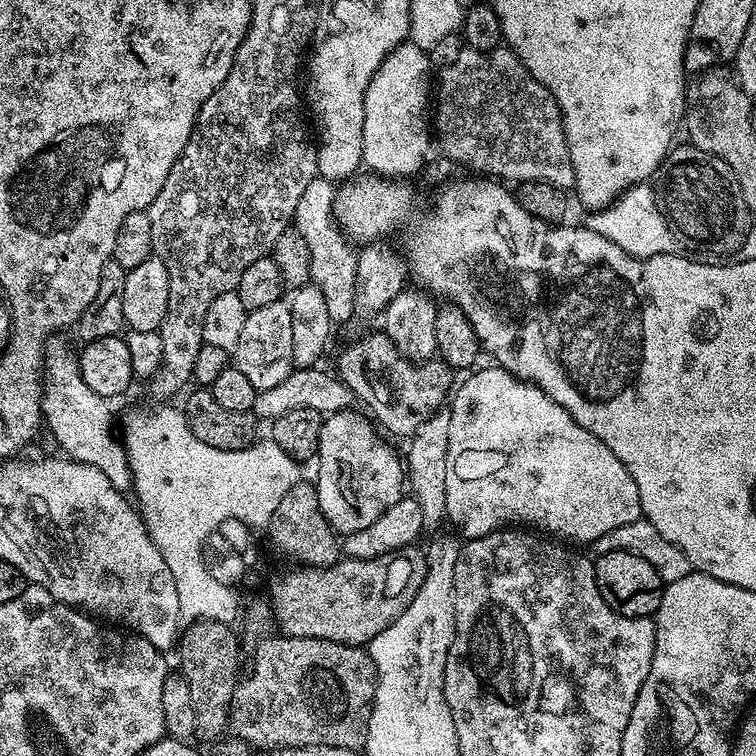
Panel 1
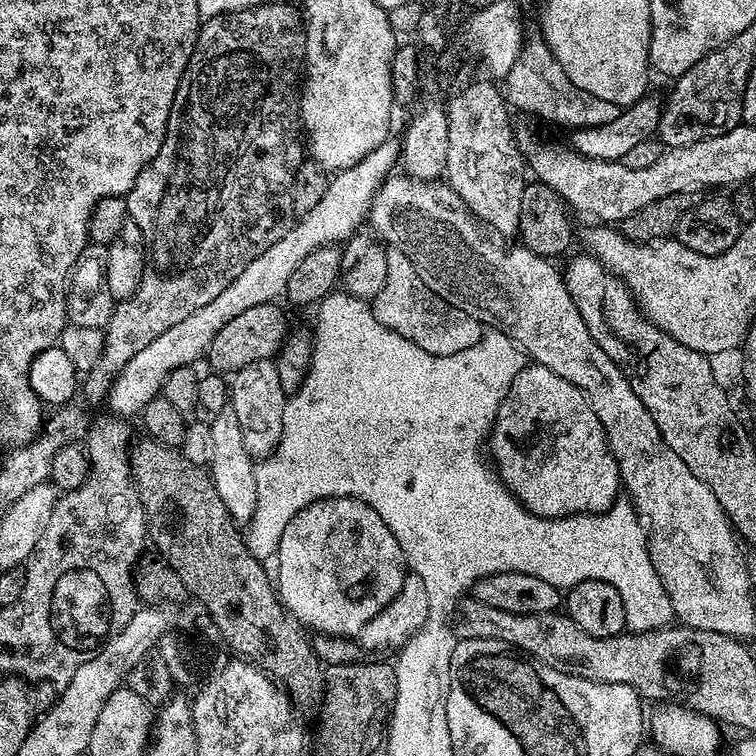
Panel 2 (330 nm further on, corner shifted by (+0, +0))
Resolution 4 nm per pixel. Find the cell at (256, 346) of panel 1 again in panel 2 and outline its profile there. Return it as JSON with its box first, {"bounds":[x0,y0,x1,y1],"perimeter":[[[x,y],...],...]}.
{"bounds":[230,360,286,458],"perimeter":[[[255,360],[250,366],[242,366],[230,380],[230,406],[242,426],[242,438],[246,450],[254,458],[263,458],[276,451],[282,438],[282,414],[286,393],[278,379],[278,370],[272,360]]]}

